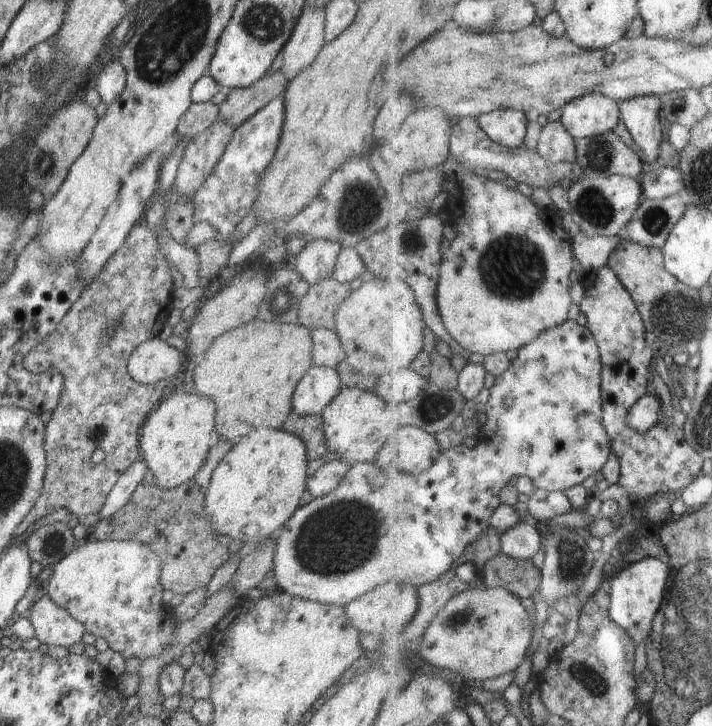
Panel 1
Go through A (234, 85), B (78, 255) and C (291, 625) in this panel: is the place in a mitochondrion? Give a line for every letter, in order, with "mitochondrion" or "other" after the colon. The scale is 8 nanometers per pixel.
A: other
B: other
C: other

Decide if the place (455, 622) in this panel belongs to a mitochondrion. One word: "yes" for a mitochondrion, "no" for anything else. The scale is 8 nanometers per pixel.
yes

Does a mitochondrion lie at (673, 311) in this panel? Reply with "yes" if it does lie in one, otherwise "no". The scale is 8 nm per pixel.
yes

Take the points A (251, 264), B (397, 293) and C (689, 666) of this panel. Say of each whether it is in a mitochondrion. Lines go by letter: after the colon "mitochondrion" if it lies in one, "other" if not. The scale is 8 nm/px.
A: other
B: other
C: mitochondrion

